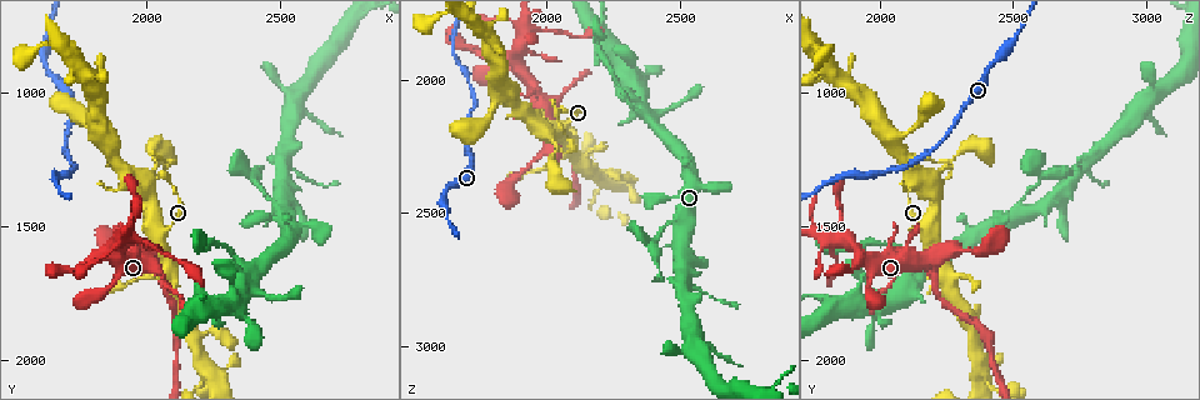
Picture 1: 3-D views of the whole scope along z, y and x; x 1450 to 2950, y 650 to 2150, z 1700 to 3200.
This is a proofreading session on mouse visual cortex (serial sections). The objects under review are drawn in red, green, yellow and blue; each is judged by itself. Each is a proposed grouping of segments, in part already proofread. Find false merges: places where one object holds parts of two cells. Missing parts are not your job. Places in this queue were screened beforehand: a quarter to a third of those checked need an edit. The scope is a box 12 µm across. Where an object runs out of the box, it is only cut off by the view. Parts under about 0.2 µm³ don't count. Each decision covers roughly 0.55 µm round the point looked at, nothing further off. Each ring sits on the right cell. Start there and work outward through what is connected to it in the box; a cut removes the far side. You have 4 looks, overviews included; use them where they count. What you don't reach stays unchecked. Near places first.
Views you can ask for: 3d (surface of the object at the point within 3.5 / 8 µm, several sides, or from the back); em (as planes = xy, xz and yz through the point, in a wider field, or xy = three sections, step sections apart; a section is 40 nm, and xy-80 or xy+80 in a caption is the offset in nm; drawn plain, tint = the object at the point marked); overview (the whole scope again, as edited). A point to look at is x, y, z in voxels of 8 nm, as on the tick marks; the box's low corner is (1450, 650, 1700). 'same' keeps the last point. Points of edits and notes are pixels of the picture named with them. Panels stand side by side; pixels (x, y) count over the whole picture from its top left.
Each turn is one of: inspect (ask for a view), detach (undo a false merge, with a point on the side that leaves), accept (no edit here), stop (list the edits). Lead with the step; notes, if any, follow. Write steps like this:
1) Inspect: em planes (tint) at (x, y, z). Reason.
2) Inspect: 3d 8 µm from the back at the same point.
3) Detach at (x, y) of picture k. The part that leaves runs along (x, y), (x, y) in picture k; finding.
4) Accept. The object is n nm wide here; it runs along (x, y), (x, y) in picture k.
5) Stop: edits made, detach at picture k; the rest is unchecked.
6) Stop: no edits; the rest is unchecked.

Inspect: 3d 3.5 µm at (2410, 1680, 2150).

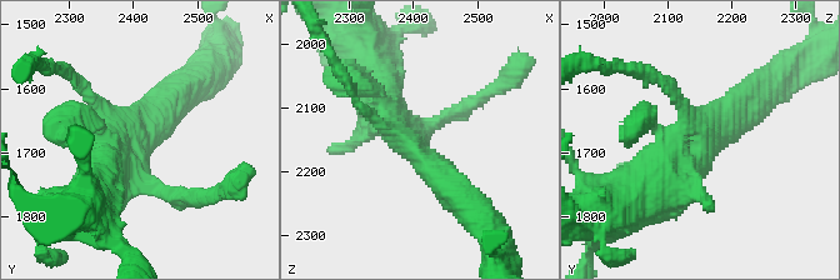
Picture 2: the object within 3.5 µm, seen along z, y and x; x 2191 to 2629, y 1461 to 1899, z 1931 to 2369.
Inspect: em xy step 3 (tint) at (2395, 1680, 2165).

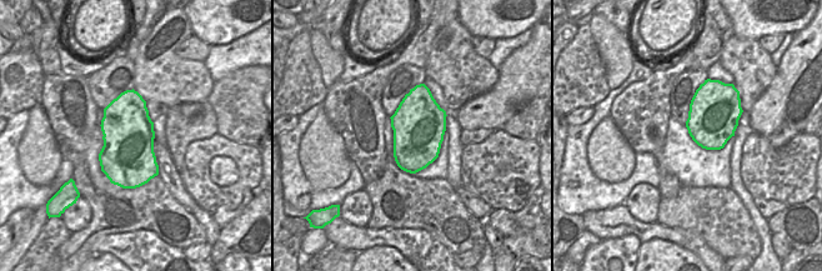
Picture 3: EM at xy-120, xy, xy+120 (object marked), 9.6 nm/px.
Accept. All the same cell.

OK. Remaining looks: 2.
Inspect: 3d 3.5 µm at (2490, 1420, 2530).

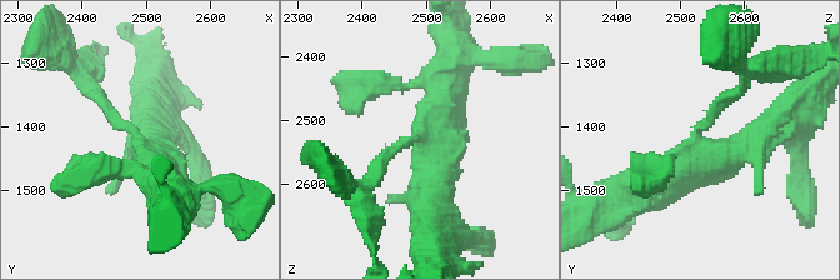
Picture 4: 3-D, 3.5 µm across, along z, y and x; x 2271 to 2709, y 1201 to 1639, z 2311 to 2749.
Inspect: em xy step 2 (tint) at (2490, 1410, 2525). 3 arms meet here; the arms are 150, 400, 450 nm wide.

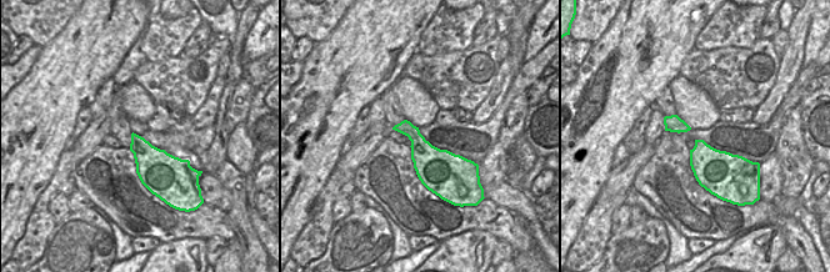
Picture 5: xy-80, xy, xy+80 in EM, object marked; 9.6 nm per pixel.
Accept. It runs along (660, 183), (743, 86) in picture 4; continuous, no second cell.

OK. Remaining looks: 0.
Stop: no edits; the rest is unchecked.

